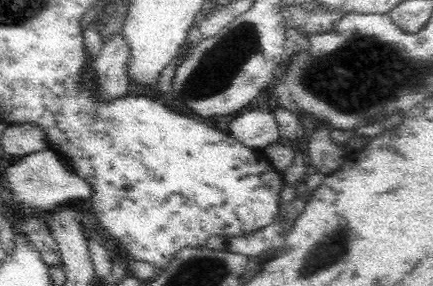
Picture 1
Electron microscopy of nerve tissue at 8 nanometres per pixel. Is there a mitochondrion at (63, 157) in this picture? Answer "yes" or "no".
no

